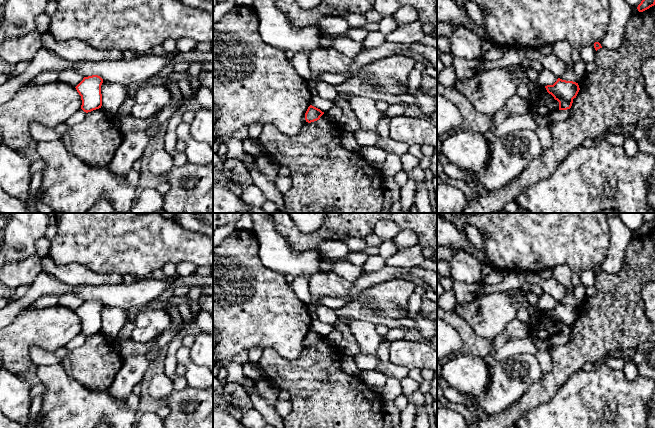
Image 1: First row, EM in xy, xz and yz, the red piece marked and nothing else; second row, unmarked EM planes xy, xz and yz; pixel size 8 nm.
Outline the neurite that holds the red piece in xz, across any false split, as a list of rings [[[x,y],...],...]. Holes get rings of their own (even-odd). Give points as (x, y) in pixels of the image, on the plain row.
[[[310,329],[305,337],[305,344],[308,347],[317,345],[324,338],[320,333]]]

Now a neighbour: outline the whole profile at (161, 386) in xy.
[[[164,373],[156,375],[150,382],[148,392],[155,399],[164,401],[174,391],[171,379]]]

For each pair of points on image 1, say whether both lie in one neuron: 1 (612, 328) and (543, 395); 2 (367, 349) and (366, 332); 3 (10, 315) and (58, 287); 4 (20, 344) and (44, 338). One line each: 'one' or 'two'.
1: one
2: one
3: one
4: one

